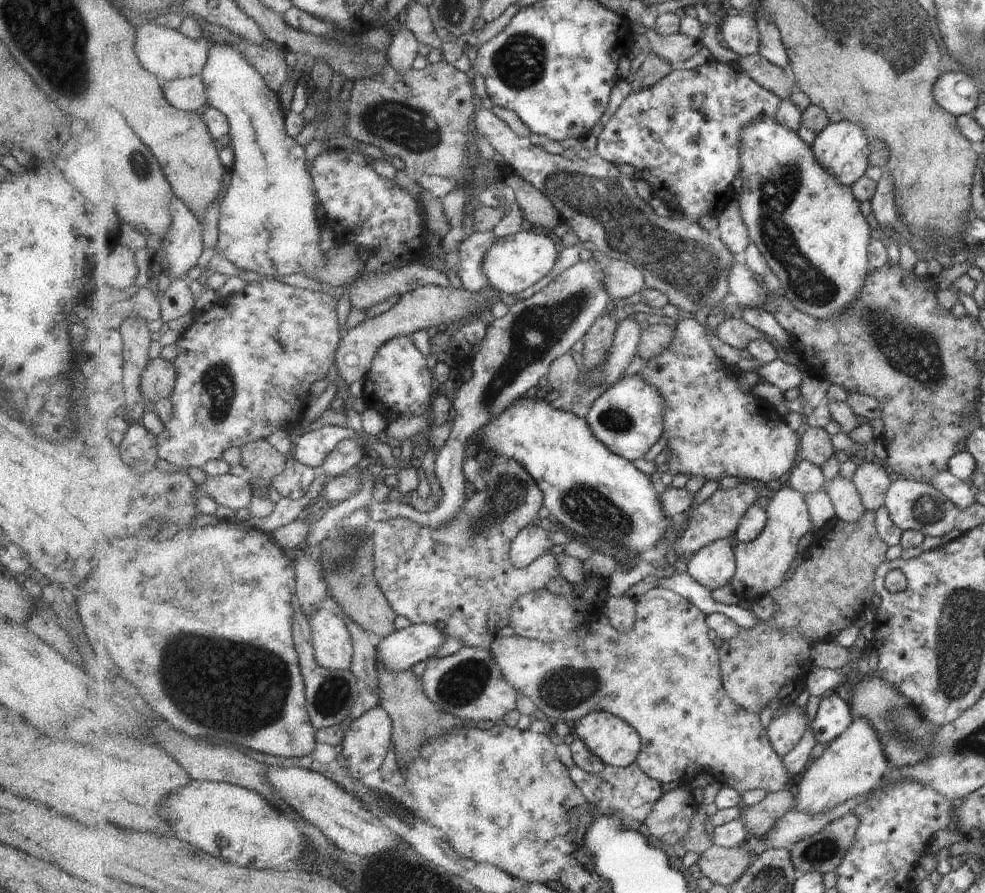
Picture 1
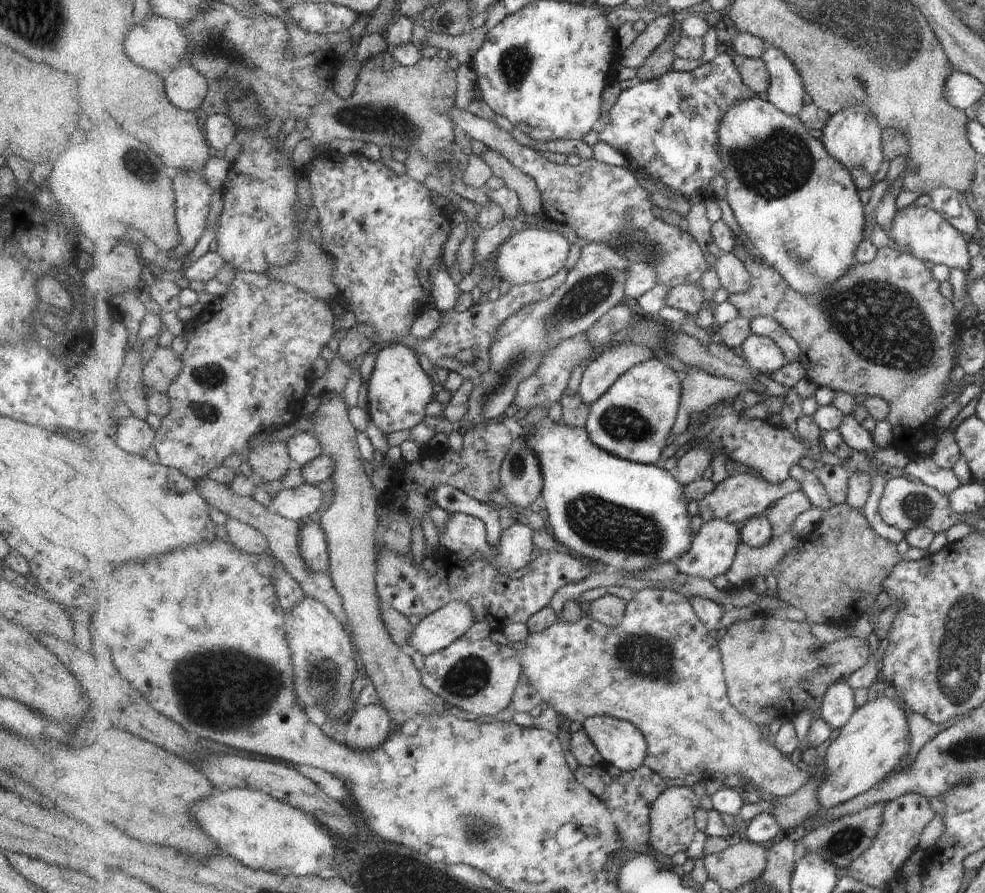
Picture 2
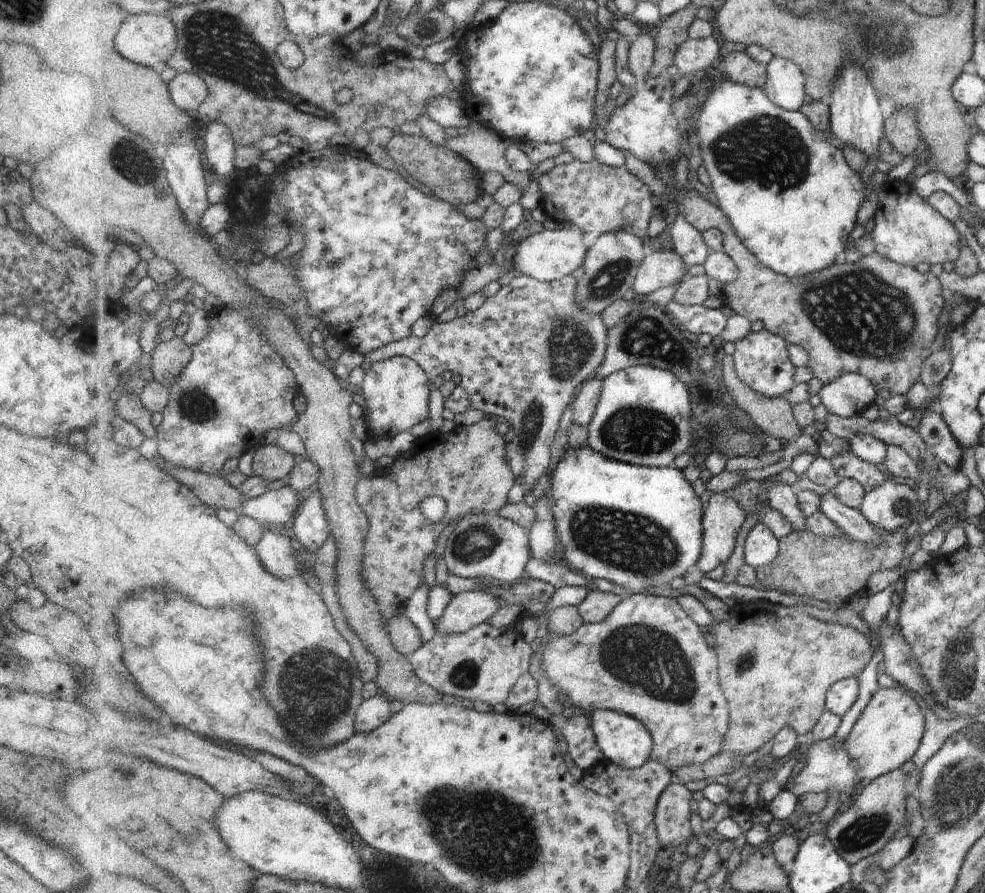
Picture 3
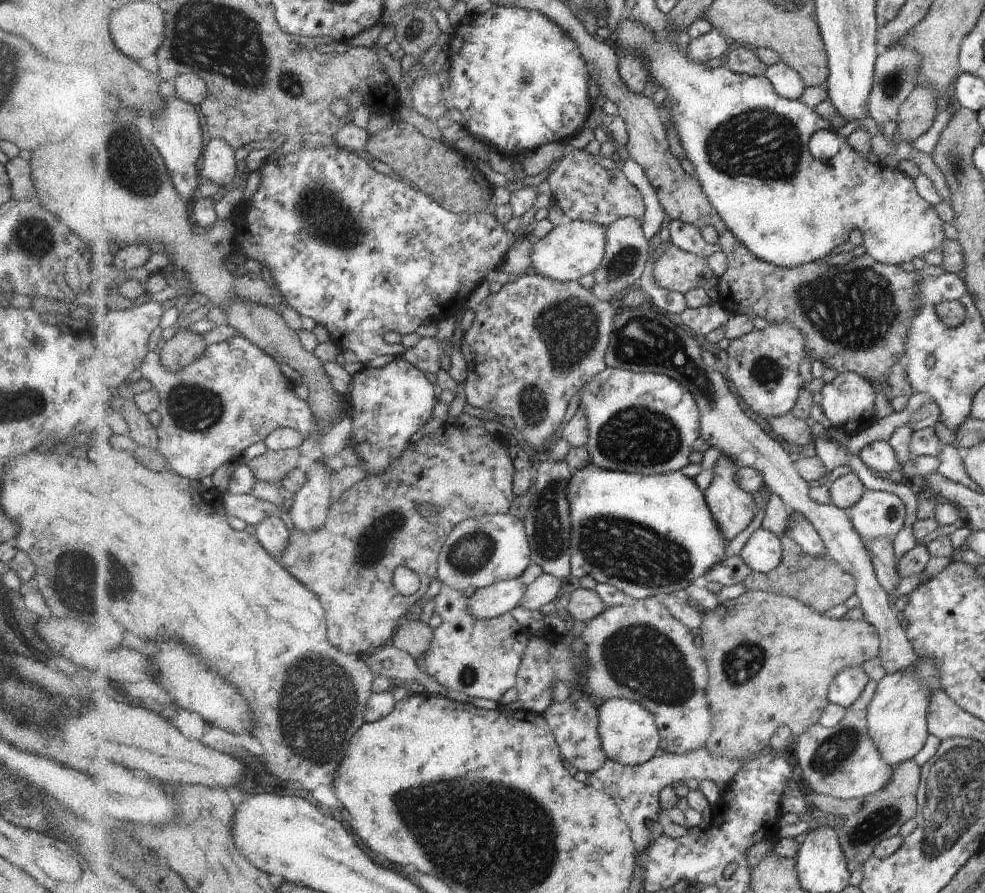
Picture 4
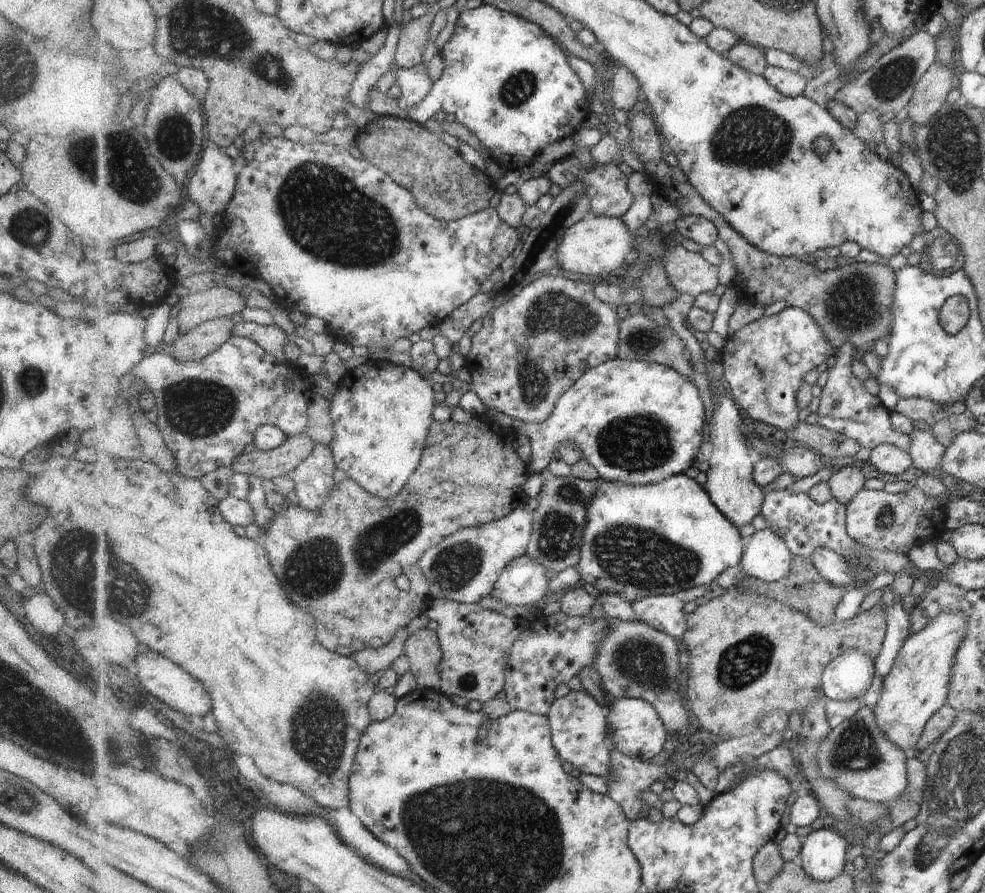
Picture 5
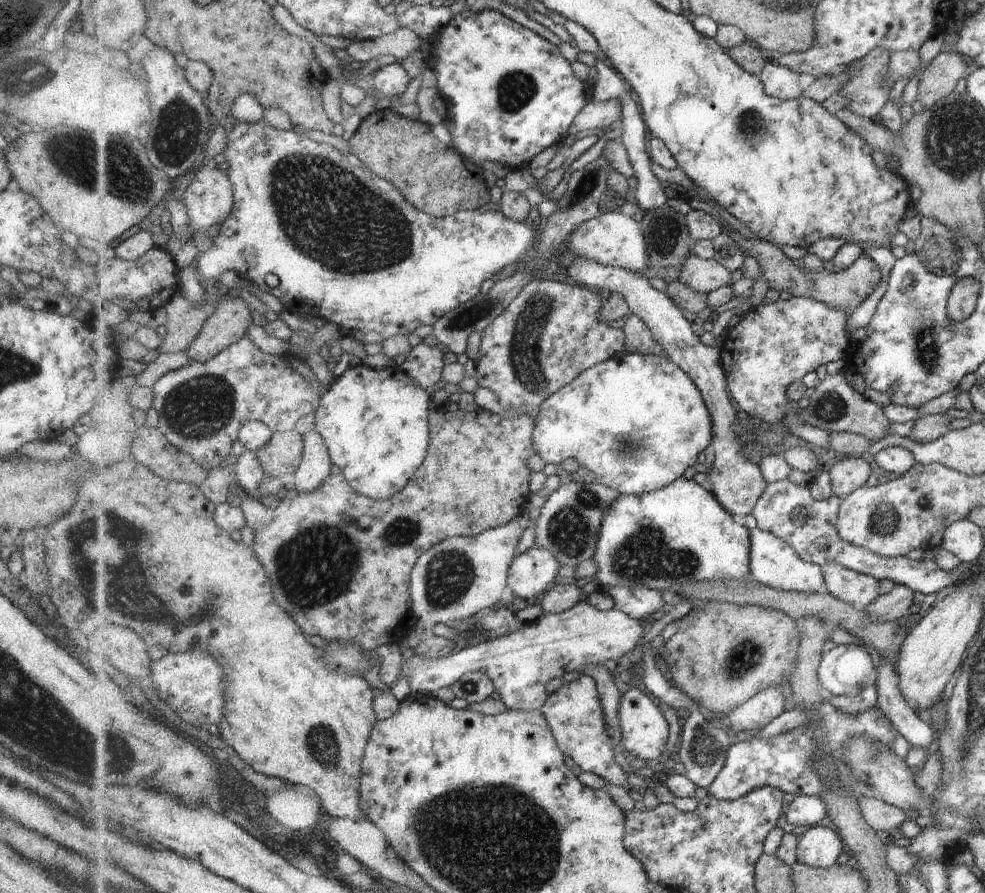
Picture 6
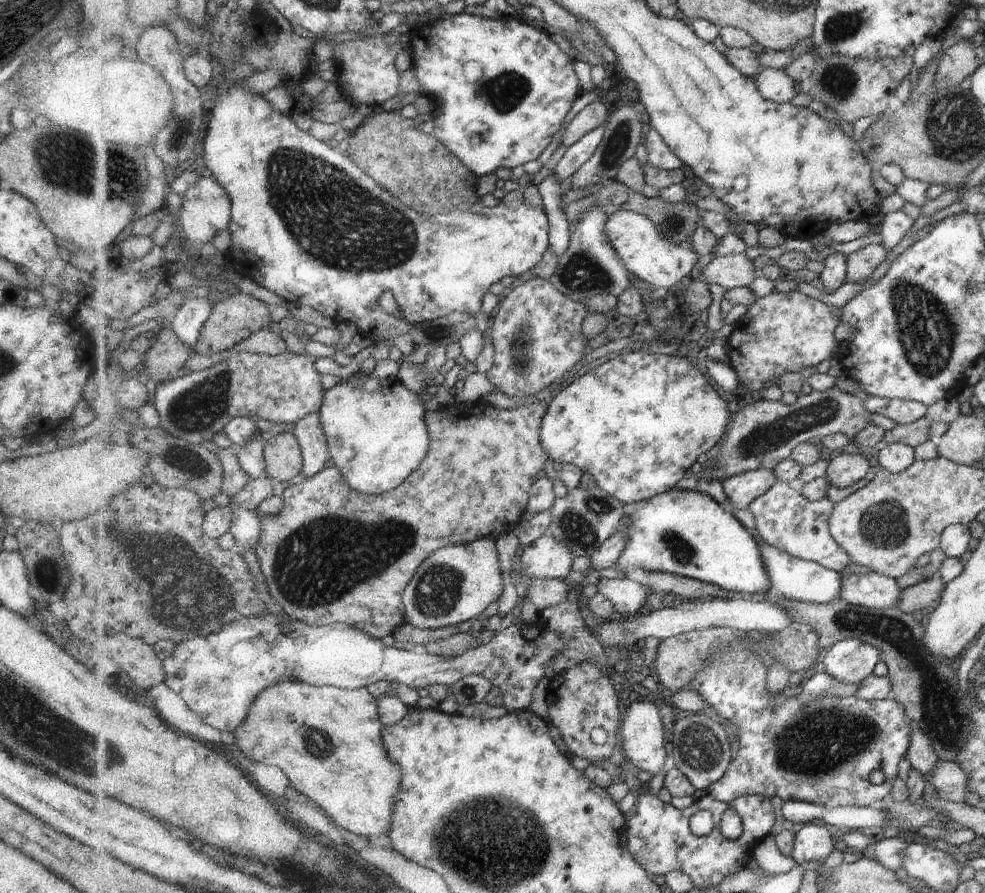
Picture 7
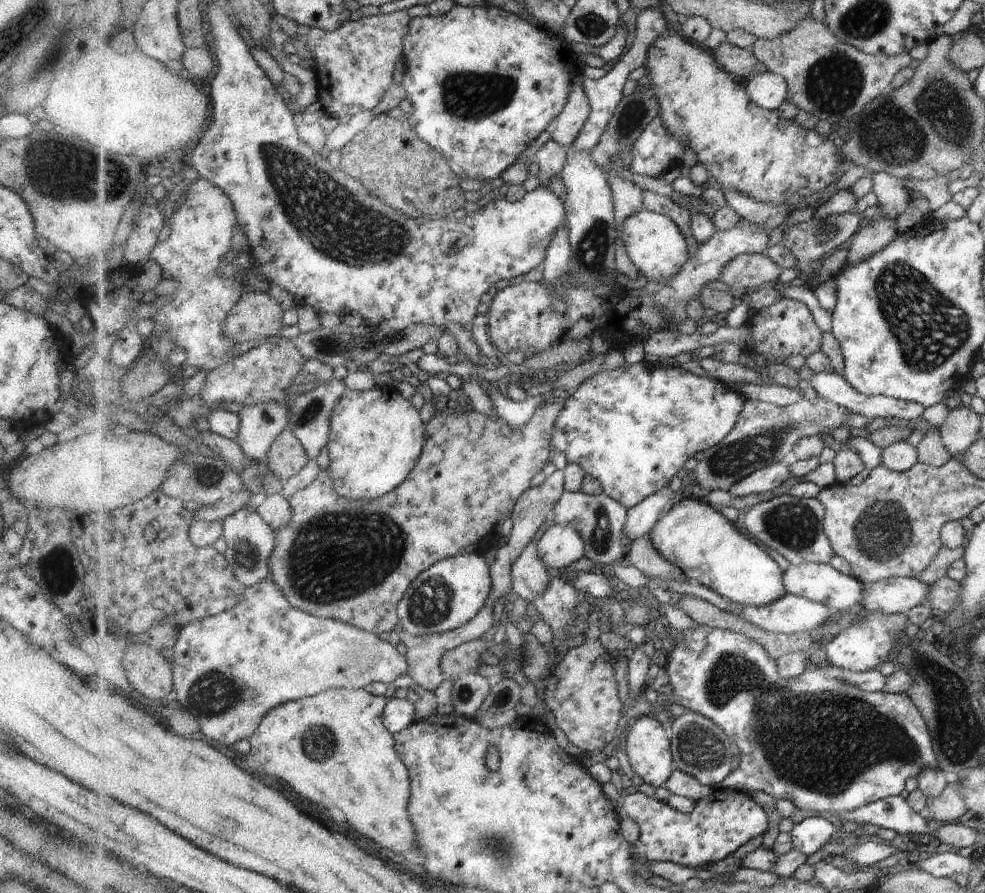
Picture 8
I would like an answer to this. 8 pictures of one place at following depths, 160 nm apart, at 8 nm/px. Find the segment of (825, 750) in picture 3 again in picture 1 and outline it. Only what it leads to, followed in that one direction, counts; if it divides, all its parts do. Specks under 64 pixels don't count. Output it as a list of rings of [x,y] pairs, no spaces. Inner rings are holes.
[[[653,587],[646,593],[637,597],[636,612],[638,620],[635,623],[634,631],[629,634],[623,634],[614,629],[610,620],[601,614],[598,620],[589,624],[586,637],[581,640],[575,633],[563,640],[556,640],[552,643],[546,643],[537,639],[528,639],[521,635],[513,635],[512,637],[498,637],[492,644],[491,652],[493,653],[495,662],[502,670],[503,676],[523,695],[529,696],[538,708],[552,721],[574,722],[580,718],[587,716],[595,711],[605,711],[613,713],[615,716],[626,720],[631,726],[637,729],[637,732],[642,736],[642,750],[638,756],[638,764],[641,770],[654,778],[657,782],[663,784],[666,788],[671,787],[671,782],[677,782],[677,772],[685,772],[685,776],[689,776],[689,766],[701,766],[707,762],[707,766],[711,768],[711,775],[717,780],[725,782],[728,786],[738,790],[740,794],[752,791],[753,789],[763,789],[768,793],[783,791],[791,787],[791,776],[784,767],[782,756],[773,748],[767,728],[761,724],[761,718],[758,714],[751,712],[749,709],[738,705],[731,697],[730,693],[725,689],[722,681],[722,664],[718,648],[707,636],[709,634],[710,625],[707,624],[706,614],[697,608],[692,602],[683,598],[675,591],[663,588]]]

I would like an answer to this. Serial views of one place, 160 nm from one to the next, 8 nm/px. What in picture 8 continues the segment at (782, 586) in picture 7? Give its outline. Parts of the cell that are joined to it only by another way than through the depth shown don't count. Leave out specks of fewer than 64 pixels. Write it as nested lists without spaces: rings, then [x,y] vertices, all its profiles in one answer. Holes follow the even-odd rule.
[[[825,563],[789,564],[788,568],[784,570],[784,583],[789,593],[827,605],[833,611],[860,609],[865,590],[864,584],[854,575],[843,575],[833,566]]]

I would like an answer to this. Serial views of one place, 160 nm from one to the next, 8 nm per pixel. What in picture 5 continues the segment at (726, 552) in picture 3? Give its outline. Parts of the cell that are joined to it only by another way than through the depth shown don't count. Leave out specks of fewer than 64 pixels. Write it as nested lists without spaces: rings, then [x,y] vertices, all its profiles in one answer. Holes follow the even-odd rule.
[[[711,393],[712,415],[708,423],[710,442],[713,450],[708,460],[707,483],[703,488],[709,493],[715,506],[739,529],[747,526],[762,514],[762,506],[766,496],[763,487],[754,479],[754,463],[749,456],[749,440],[745,428],[741,424],[741,414],[737,402],[733,402],[730,393],[724,394],[720,404],[714,403]]]

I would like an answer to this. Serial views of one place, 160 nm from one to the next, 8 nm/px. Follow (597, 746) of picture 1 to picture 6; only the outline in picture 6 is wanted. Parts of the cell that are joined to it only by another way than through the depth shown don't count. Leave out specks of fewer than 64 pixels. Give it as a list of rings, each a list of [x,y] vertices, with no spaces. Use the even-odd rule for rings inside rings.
[[[630,688],[622,695],[618,715],[622,743],[629,757],[649,761],[659,758],[665,752],[671,732],[669,732],[669,722],[665,720],[665,716],[663,716],[659,707],[647,694],[636,688]]]

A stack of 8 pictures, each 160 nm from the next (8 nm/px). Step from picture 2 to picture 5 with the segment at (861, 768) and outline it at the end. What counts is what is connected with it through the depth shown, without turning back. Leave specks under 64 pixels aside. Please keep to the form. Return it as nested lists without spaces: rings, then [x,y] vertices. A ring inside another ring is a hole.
[[[942,613],[931,619],[925,628],[911,633],[903,641],[882,688],[874,713],[877,724],[899,750],[915,752],[923,726],[929,717],[946,704],[949,691],[950,670],[953,655],[964,637],[966,619],[961,613]]]

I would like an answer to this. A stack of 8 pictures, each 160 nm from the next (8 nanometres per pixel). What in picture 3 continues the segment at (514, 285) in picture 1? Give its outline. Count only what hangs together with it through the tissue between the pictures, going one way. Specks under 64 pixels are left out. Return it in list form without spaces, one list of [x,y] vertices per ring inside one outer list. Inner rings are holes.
[[[577,226],[558,231],[544,230],[541,233],[526,237],[515,247],[514,274],[535,278],[543,283],[551,283],[571,276],[574,270],[585,266],[587,252],[590,248],[583,244],[585,232]]]

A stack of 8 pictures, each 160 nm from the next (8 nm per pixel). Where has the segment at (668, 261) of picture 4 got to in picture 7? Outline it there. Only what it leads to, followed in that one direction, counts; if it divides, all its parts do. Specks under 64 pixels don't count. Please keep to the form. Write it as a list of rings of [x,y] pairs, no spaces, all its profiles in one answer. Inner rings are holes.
[[[745,253],[737,255],[725,255],[724,257],[711,257],[704,263],[695,275],[708,285],[715,285],[718,288],[733,290],[737,287],[748,287],[759,275],[755,273],[755,266]]]

